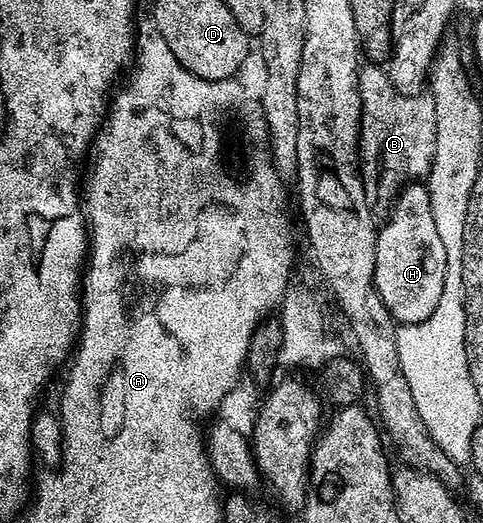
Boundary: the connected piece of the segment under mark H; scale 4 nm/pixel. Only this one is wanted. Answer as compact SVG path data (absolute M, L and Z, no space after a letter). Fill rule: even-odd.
M408 184L395 199L387 223L378 227L375 283L385 308L396 323L408 326L424 322L435 311L445 288L445 244L437 233L440 219L433 212L426 185Z

